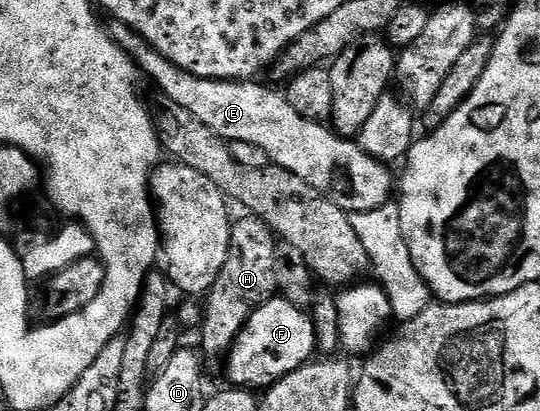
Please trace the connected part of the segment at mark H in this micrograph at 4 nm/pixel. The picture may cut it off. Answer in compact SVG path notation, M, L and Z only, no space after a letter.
M243 216L231 227L231 247L225 260L225 268L221 268L221 276L217 276L217 284L213 284L211 293L206 295L207 310L202 313L201 331L203 330L202 353L215 358L226 355L231 345L237 340L241 328L253 316L258 306L265 305L270 298L276 297L275 262L279 258L279 246L275 233L260 218Z

